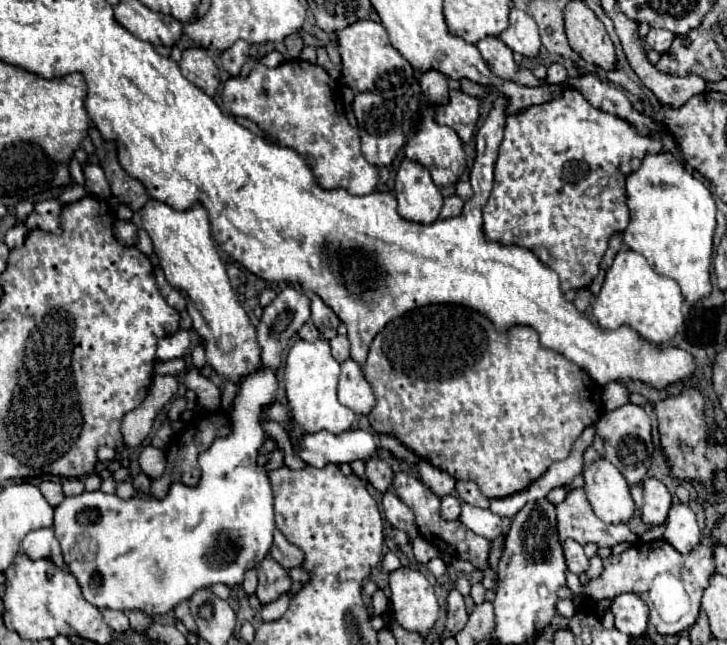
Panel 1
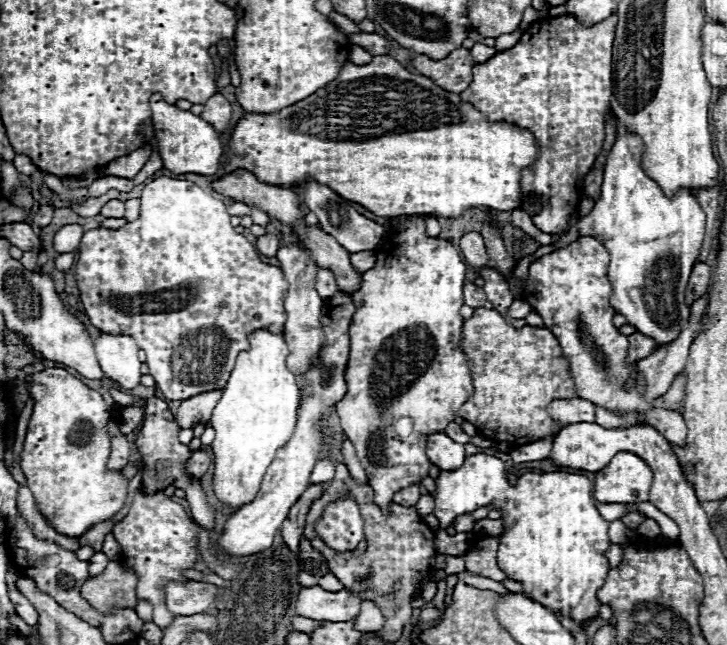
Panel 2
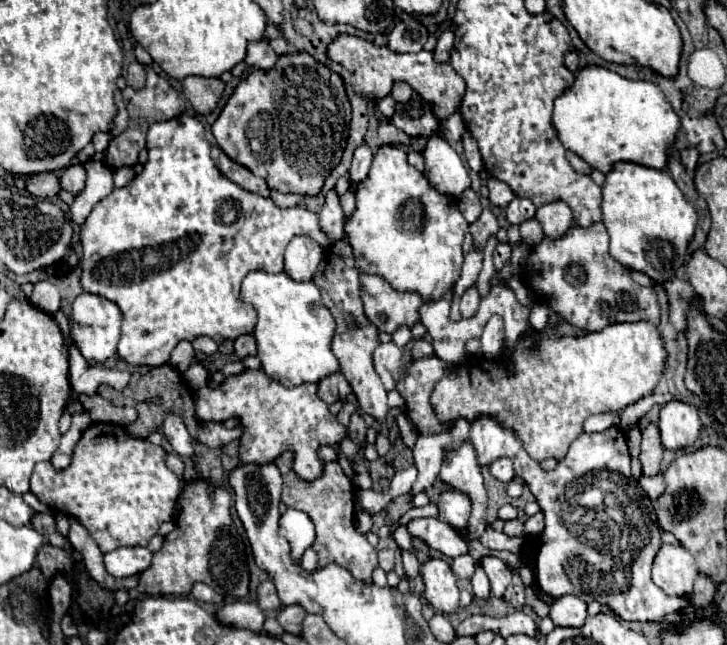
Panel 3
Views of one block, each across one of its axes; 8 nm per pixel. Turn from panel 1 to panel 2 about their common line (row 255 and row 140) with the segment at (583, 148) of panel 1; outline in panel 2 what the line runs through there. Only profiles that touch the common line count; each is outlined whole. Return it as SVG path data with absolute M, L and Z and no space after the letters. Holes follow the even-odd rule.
M570 14L542 18L522 34L520 42L514 48L498 52L484 64L476 64L472 70L472 84L460 94L462 102L472 102L472 106L482 112L488 122L504 120L534 134L538 156L534 164L522 172L520 188L524 202L532 198L546 202L542 210L532 216L532 222L536 224L536 228L552 236L562 234L570 216L578 214L584 176L590 172L606 136L606 118L610 114L612 94L612 42L616 24L616 14L594 26L584 26Z

